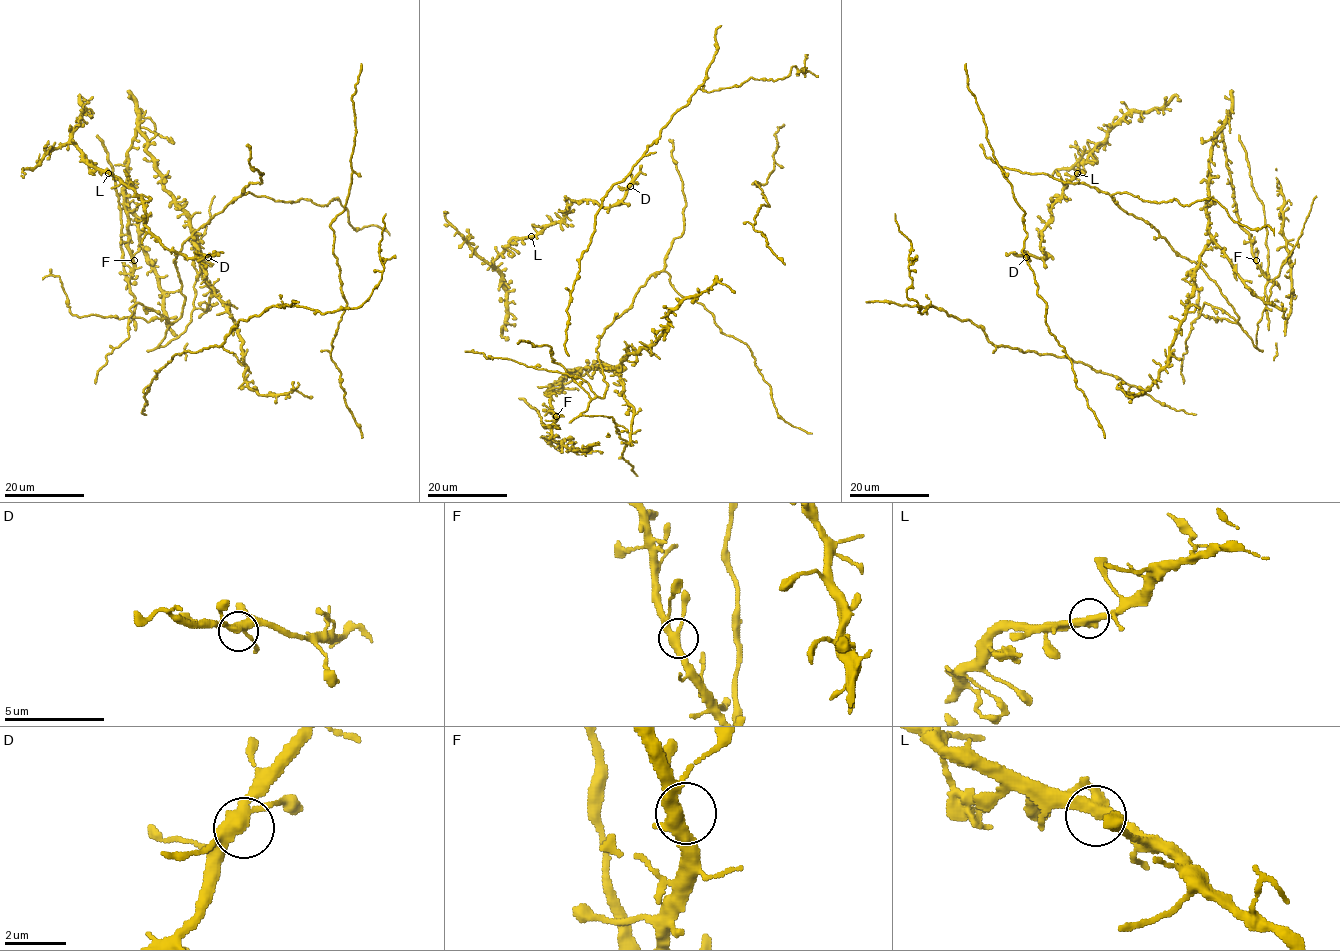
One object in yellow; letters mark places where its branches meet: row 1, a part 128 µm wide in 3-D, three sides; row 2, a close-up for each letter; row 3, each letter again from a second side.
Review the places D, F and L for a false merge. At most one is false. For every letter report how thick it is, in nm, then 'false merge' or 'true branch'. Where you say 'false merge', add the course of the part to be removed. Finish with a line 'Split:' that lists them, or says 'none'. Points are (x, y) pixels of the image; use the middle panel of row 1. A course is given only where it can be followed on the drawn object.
D: 320 nm thick; true branch
F: 360 nm thick; true branch
L: 340 nm thick; true branch
Split: none

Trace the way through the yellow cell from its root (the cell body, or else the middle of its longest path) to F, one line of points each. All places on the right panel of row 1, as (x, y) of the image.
F: (1260, 321), (1262, 312), (1273, 306), (1244, 283), (1208, 228), (1208, 159), (1220, 131), (1239, 225), (1256, 260)

